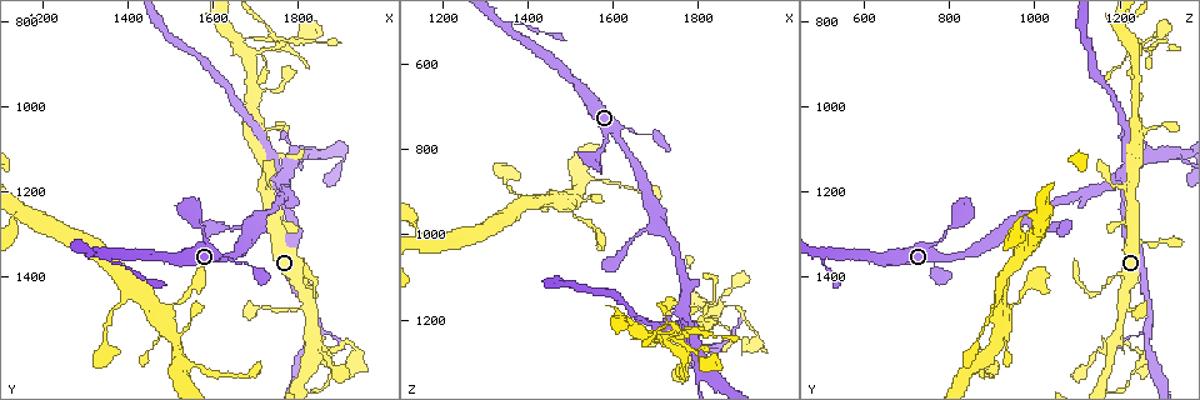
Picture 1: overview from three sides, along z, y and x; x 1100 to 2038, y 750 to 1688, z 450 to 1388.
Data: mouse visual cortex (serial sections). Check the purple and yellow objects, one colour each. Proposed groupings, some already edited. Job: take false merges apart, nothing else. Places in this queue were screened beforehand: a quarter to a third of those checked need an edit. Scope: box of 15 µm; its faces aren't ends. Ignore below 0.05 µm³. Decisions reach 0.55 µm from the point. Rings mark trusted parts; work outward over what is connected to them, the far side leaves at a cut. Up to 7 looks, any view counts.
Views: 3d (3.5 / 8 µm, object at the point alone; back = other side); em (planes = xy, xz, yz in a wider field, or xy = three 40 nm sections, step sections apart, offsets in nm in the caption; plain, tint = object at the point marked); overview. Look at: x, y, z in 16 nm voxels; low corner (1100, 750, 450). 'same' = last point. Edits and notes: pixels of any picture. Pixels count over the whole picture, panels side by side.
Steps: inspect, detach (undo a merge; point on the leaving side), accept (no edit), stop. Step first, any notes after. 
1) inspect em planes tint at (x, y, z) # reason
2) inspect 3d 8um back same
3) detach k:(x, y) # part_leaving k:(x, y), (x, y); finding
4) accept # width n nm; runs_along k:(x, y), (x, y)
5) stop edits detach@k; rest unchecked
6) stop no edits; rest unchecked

inspect 3d 3.5um at (1810, 1390, 1195) # thick turns thin

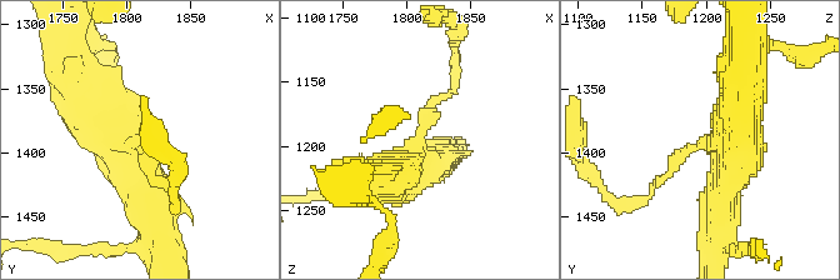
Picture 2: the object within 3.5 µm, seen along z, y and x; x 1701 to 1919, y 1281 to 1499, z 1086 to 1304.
inspect em xy step 1 tint at (1812, 1398, 1188) # need the tissue

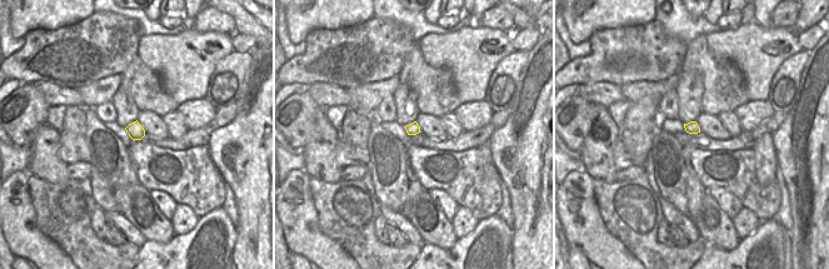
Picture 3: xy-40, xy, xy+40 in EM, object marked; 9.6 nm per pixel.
accept # arm_widths 100, 600 nm; runs_along 2:(740, 109), (644, 201); continuous, no second cell

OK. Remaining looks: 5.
inspect 3d 8um at (1835, 1565, 1180) # four-way junction

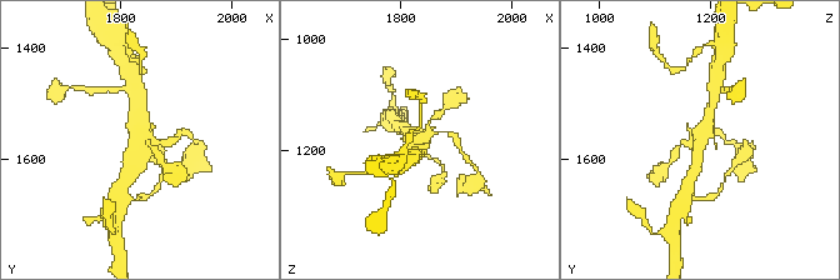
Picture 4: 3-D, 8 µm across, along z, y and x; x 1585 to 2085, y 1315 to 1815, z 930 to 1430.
inspect 3d 3.5um at (1835, 1565, 1180) # closer look

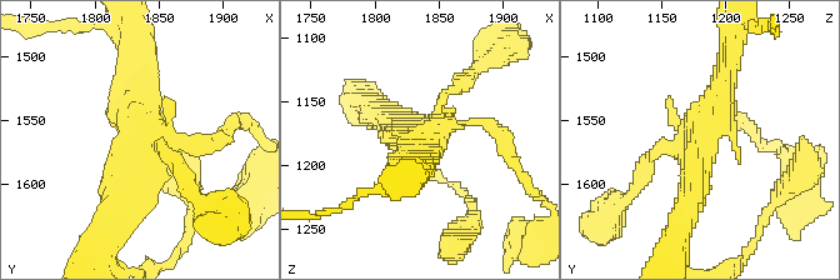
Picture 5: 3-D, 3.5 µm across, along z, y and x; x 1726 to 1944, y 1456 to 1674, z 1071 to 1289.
inspect em xy step 3 tint at (1834, 1560, 1186) # shape alone is not enough

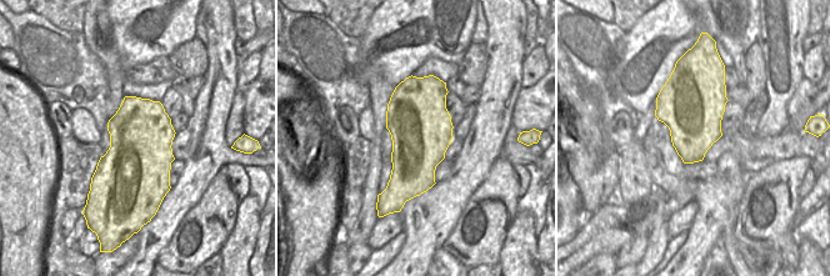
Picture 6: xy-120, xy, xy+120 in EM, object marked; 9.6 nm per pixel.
accept # runs_along 5:(730, 54), (685, 211); one cell here

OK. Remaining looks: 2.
inspect 3d 3.5um at (1350, 1340, 515) # branch point

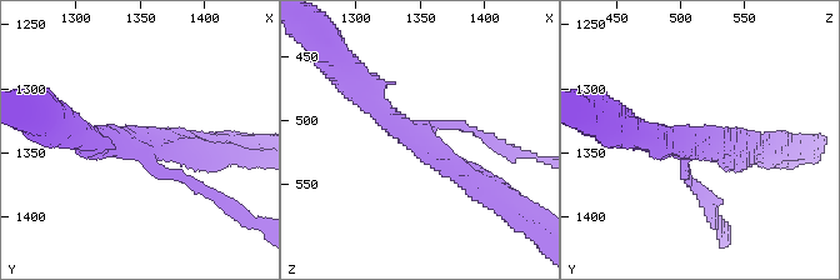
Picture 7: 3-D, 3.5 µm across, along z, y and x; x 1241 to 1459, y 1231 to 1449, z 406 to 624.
inspect em xy step 1 tint at (1354, 1346, 518) # arms 3; arm_widths 100, 250, 300 nm

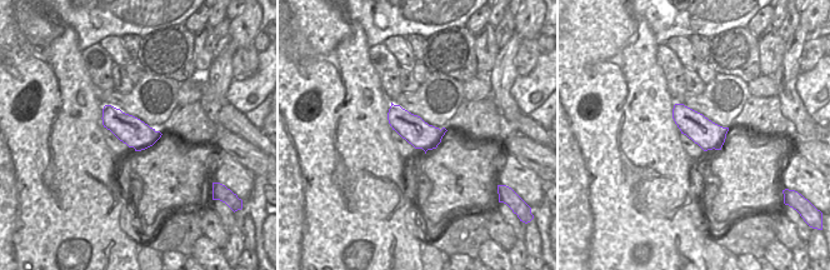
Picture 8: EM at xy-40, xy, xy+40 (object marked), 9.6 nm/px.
accept # one cell here

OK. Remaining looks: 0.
stop no edits; rest unchecked

